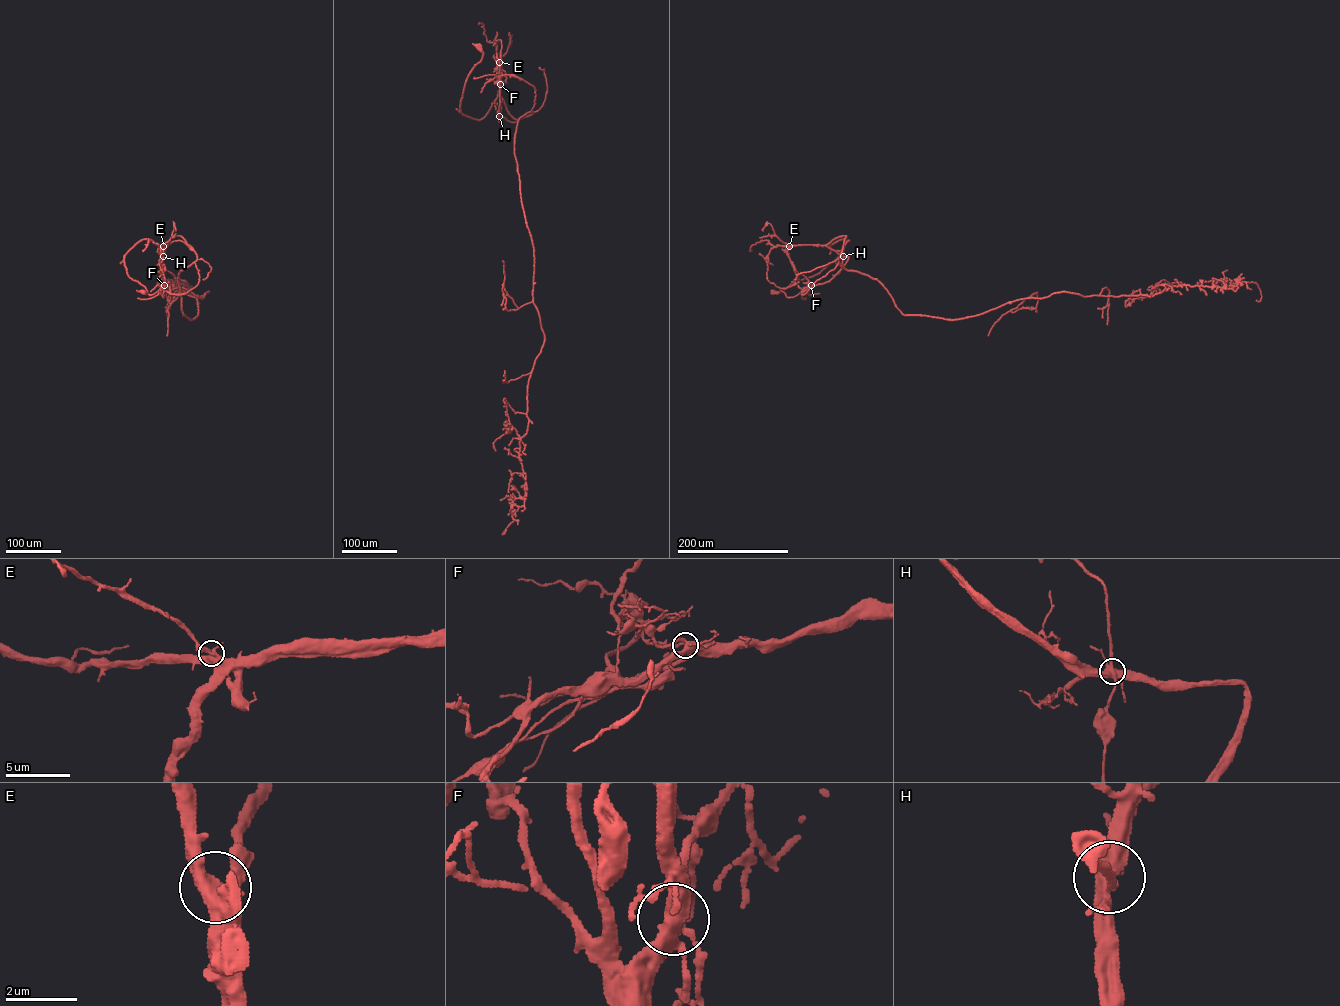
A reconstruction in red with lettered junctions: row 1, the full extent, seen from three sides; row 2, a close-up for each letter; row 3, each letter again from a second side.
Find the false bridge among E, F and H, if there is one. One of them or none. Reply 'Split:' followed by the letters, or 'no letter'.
Split: no letter

